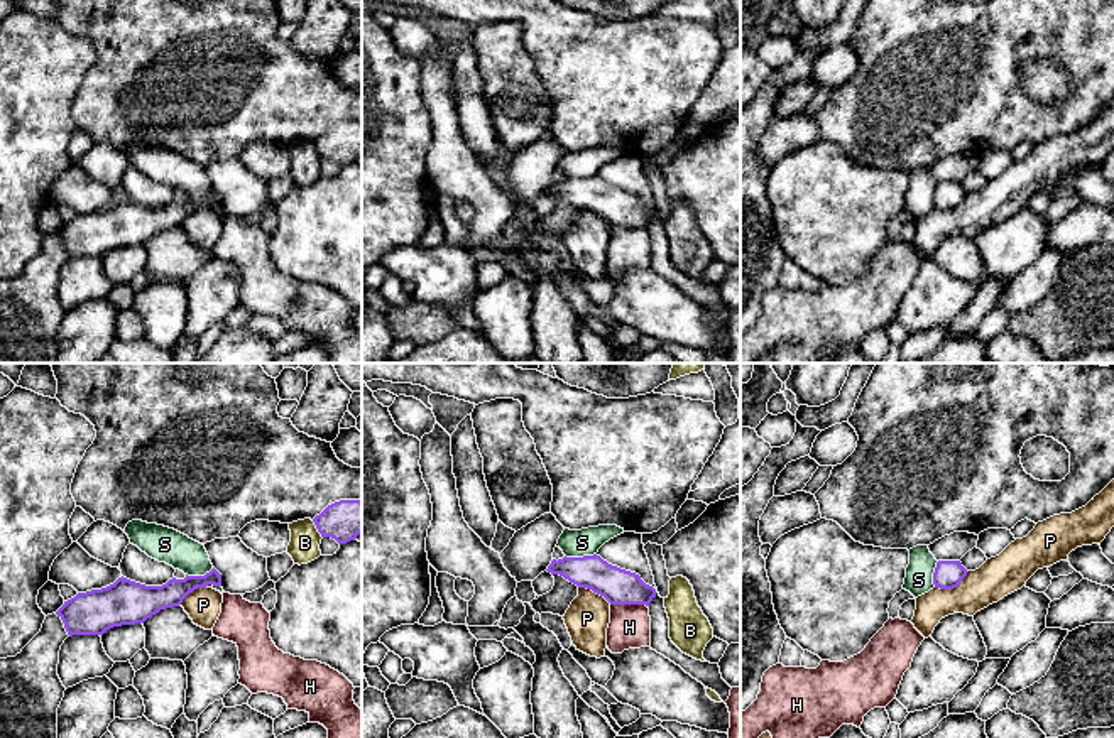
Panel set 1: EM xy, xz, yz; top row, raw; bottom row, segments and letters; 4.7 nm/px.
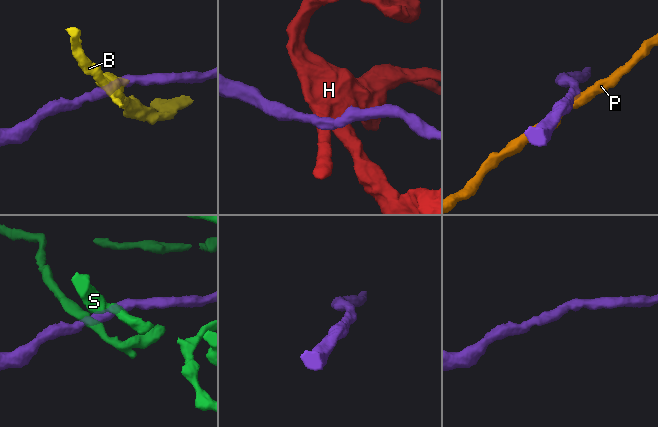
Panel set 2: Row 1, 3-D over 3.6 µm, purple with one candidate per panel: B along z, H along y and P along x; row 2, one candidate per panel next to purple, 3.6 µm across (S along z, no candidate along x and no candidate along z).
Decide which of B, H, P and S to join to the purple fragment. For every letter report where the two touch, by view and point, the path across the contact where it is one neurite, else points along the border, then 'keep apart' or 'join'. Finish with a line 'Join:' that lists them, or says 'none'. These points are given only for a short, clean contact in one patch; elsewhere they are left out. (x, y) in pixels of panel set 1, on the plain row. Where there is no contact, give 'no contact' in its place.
B: xy (316, 149) | along xy (311, 142), (322, 159) | keep apart
H: xz (629, 225) | along xz (611, 225), (643, 225), (646, 228) | keep apart
P: yz (952, 210) | along yz (969, 193), (955, 208), (935, 210) | keep apart
S: xz (580, 179) | along xz (595, 174), (565, 178) | keep apart
Join: none

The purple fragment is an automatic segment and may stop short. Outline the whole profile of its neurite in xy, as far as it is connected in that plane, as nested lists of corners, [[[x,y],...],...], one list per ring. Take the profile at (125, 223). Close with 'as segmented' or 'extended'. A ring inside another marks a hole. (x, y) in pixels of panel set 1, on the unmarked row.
[[[213,189],[205,198],[169,201],[162,208],[145,208],[127,199],[113,206],[78,214],[56,233],[69,258],[103,257],[122,247],[144,245],[161,231],[179,228],[198,209],[221,208],[221,196]]] | as segmented

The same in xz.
[[[600,177],[553,181],[546,191],[560,196],[578,209],[592,211],[610,226],[646,226],[656,218],[656,211],[646,206],[639,196],[609,186]]] | as segmented

